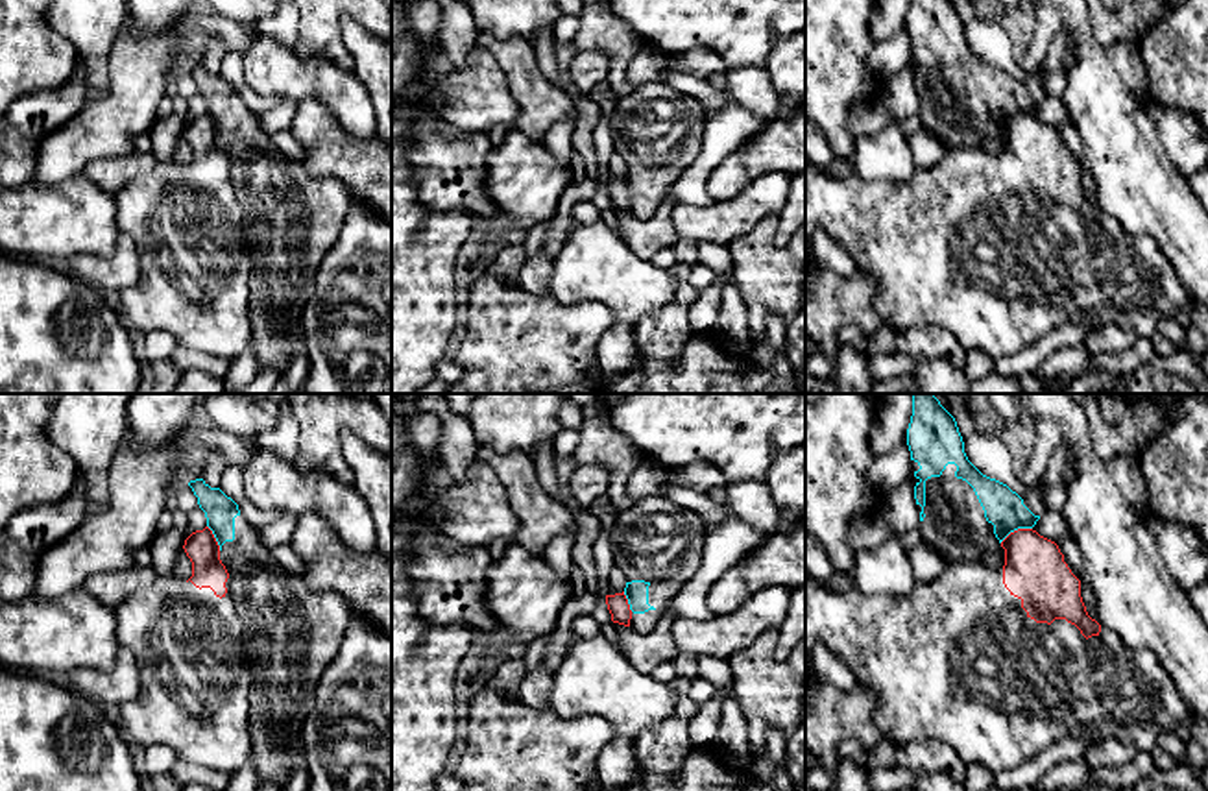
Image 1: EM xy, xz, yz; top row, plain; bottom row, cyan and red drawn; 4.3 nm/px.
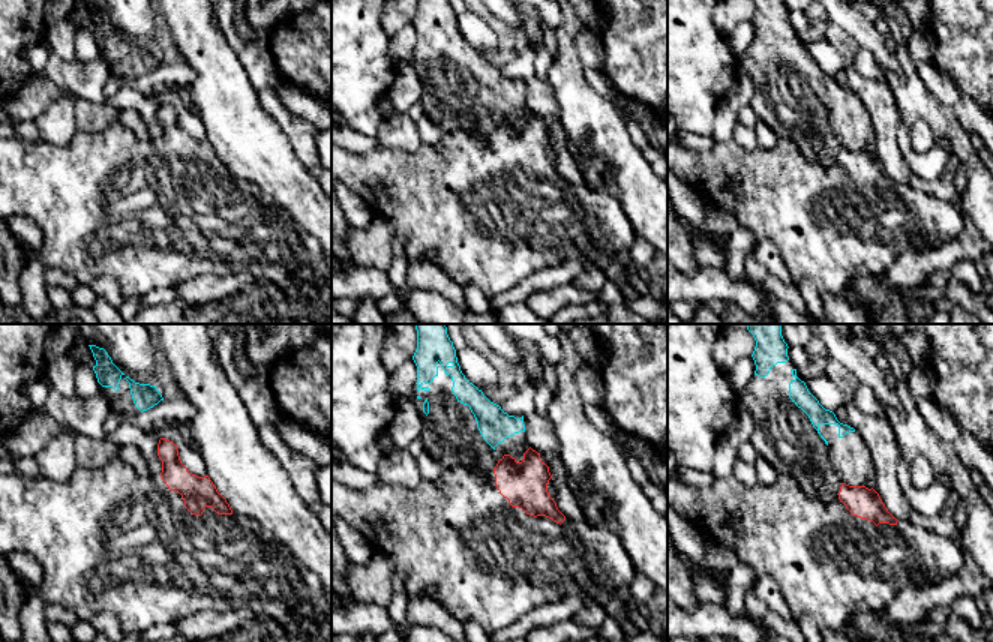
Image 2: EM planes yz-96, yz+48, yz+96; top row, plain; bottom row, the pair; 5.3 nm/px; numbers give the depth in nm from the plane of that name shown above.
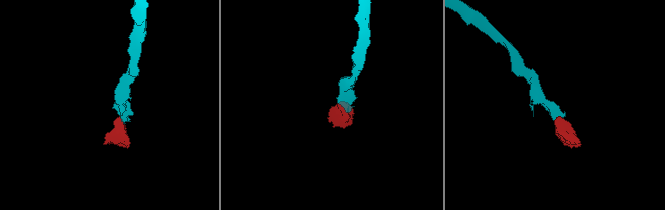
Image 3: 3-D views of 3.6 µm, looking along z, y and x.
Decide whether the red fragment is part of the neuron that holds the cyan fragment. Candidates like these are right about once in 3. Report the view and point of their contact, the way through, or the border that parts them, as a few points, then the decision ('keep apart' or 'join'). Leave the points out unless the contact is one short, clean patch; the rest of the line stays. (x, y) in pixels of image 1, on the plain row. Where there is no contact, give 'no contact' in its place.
yz (1014, 115) | along yz (1031, 113), (1011, 117), (1000, 128) | keep apart

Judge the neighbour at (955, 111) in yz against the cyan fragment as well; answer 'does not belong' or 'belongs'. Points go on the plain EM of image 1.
belongs

